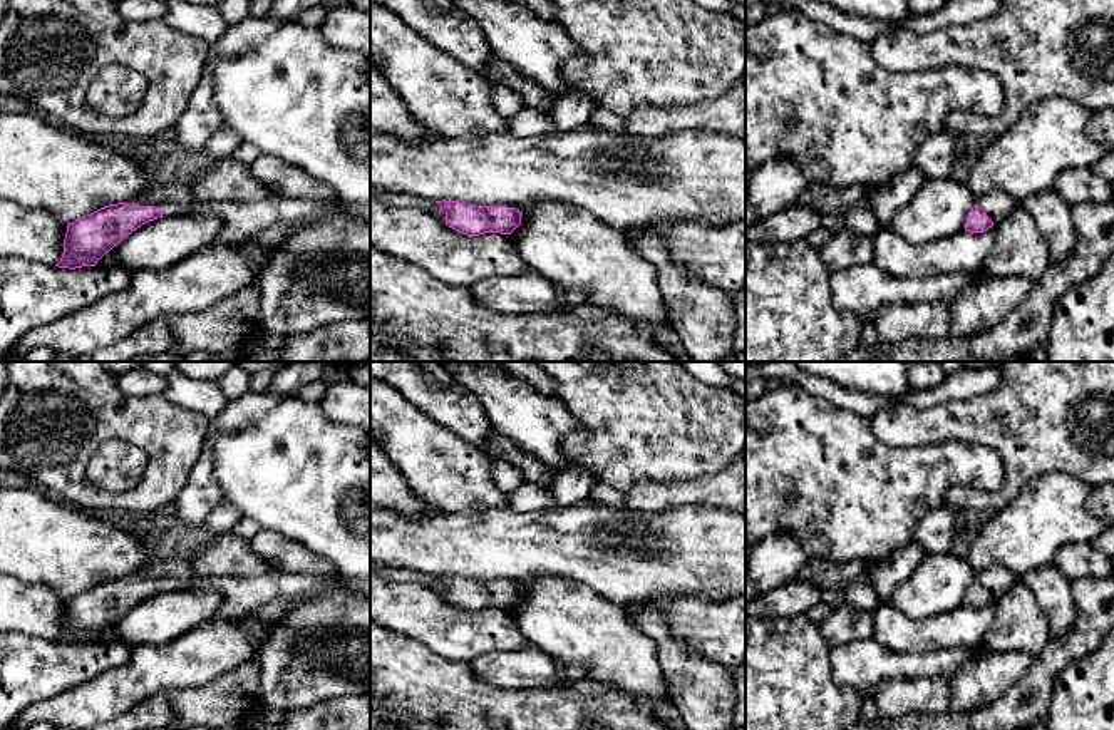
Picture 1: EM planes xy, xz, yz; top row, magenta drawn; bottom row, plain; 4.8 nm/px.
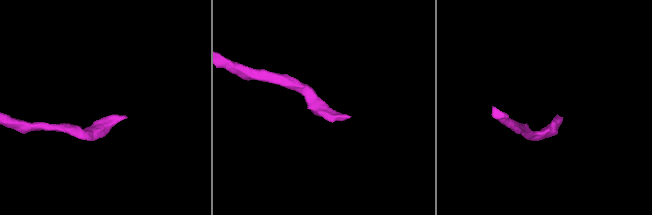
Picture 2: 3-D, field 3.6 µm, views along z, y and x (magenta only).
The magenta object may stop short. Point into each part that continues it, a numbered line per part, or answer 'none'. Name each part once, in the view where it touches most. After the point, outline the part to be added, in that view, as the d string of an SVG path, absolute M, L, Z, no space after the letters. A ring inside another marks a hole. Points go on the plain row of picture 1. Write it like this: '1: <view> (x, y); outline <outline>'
1: xy (173, 575); outline M174 558L162 561L151 561L141 569L126 576L131 581L154 581L162 586L162 591L181 591L198 578L188 558Z

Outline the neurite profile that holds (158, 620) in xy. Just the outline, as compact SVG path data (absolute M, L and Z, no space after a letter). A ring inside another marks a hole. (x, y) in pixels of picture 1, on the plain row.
M162 591L132 606L112 630L129 648L162 646L208 623L221 598L213 591Z

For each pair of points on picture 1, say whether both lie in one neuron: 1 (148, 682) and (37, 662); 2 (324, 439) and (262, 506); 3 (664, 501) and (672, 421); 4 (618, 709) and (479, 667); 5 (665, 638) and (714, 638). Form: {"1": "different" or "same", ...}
{"1": "different", "2": "same", "3": "different", "4": "different", "5": "different"}

